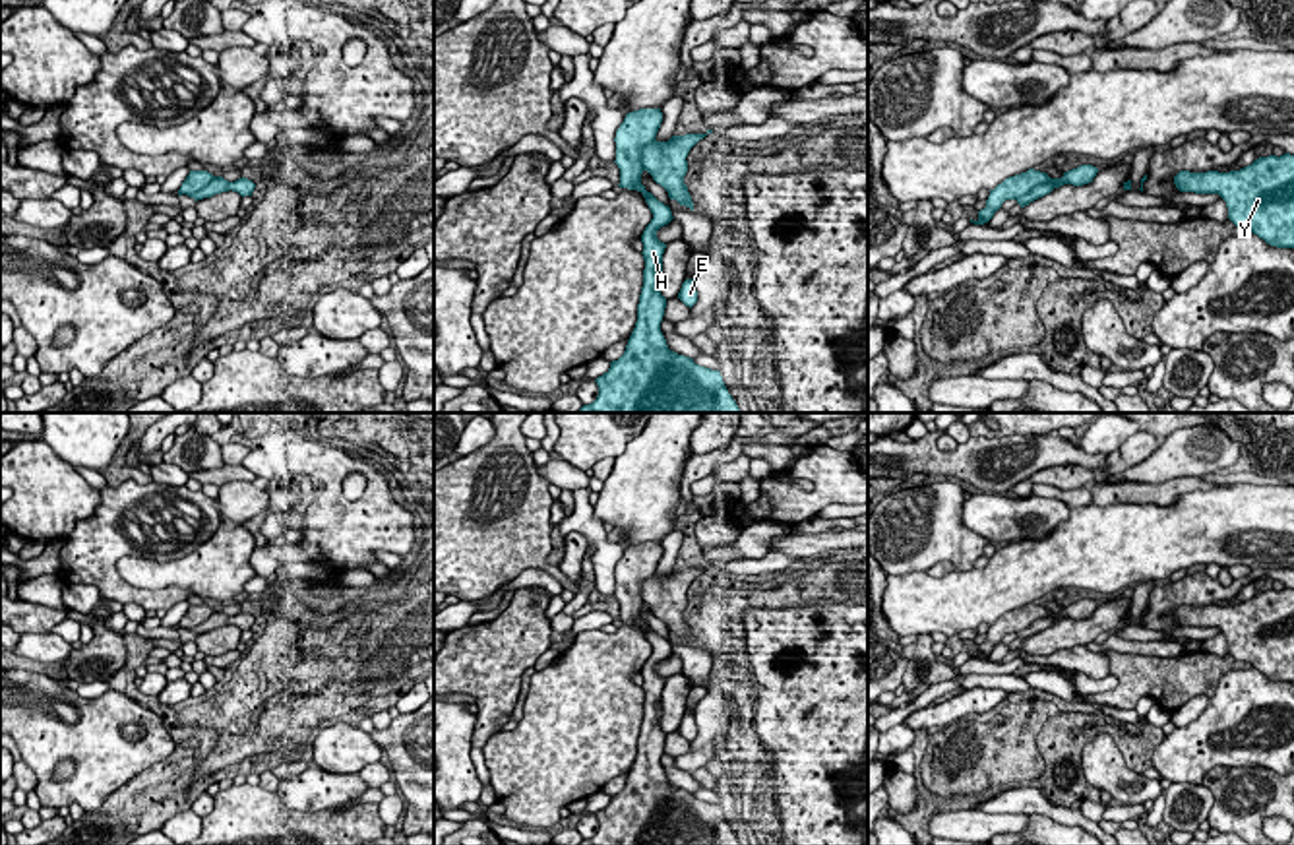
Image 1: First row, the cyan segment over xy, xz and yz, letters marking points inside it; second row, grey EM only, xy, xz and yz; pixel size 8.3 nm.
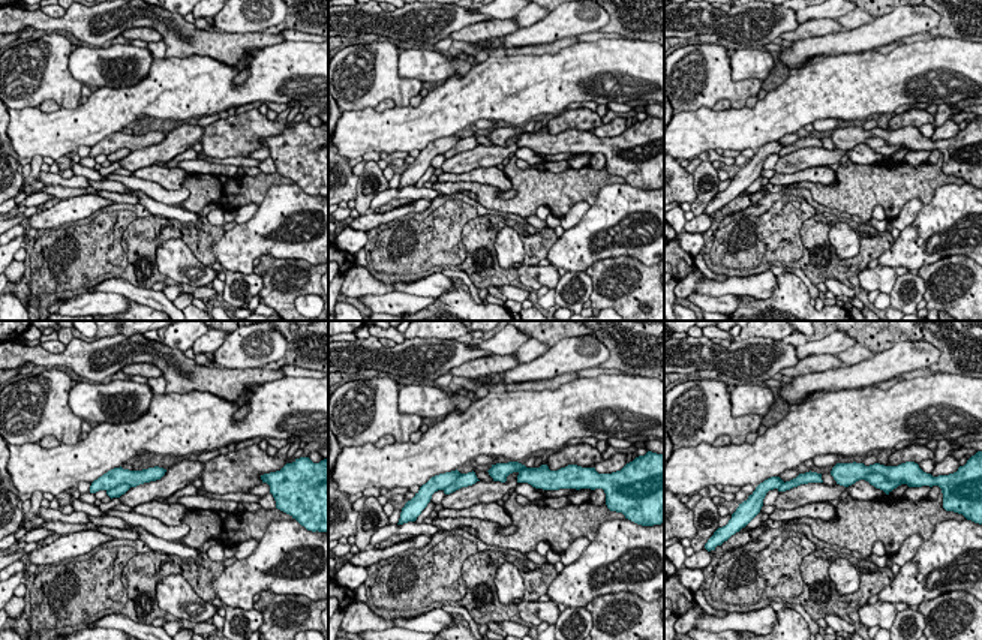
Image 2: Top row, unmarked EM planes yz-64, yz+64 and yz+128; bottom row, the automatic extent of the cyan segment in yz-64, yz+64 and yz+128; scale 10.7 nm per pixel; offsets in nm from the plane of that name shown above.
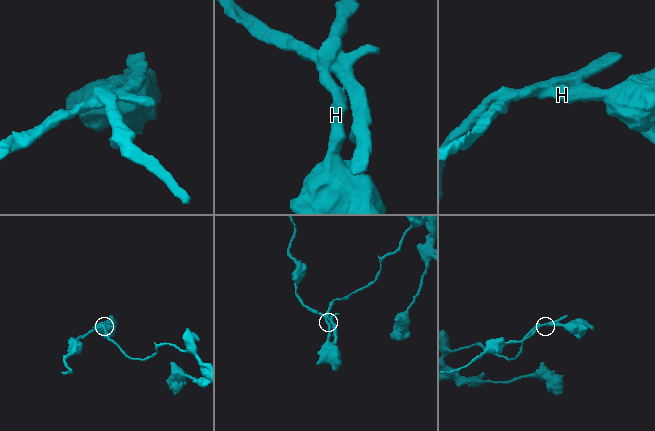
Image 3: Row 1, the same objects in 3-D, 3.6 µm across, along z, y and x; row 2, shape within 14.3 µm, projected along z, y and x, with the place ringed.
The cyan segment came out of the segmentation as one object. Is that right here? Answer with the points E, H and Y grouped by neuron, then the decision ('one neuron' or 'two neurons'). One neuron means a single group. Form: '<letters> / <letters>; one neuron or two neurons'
E / H Y; two neurons

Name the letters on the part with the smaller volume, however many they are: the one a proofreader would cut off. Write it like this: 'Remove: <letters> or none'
Remove: E

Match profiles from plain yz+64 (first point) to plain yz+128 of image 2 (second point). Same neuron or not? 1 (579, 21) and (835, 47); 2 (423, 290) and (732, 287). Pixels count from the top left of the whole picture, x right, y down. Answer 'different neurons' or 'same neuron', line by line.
1: same neuron
2: same neuron

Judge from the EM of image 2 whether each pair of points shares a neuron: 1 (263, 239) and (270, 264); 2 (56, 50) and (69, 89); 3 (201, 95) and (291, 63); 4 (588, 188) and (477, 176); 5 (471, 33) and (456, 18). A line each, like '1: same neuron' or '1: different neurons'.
1: different neurons
2: same neuron
3: same neuron
4: different neurons
5: different neurons

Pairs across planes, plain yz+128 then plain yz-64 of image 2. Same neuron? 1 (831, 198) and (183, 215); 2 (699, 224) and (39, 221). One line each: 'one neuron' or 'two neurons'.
1: two neurons
2: one neuron

